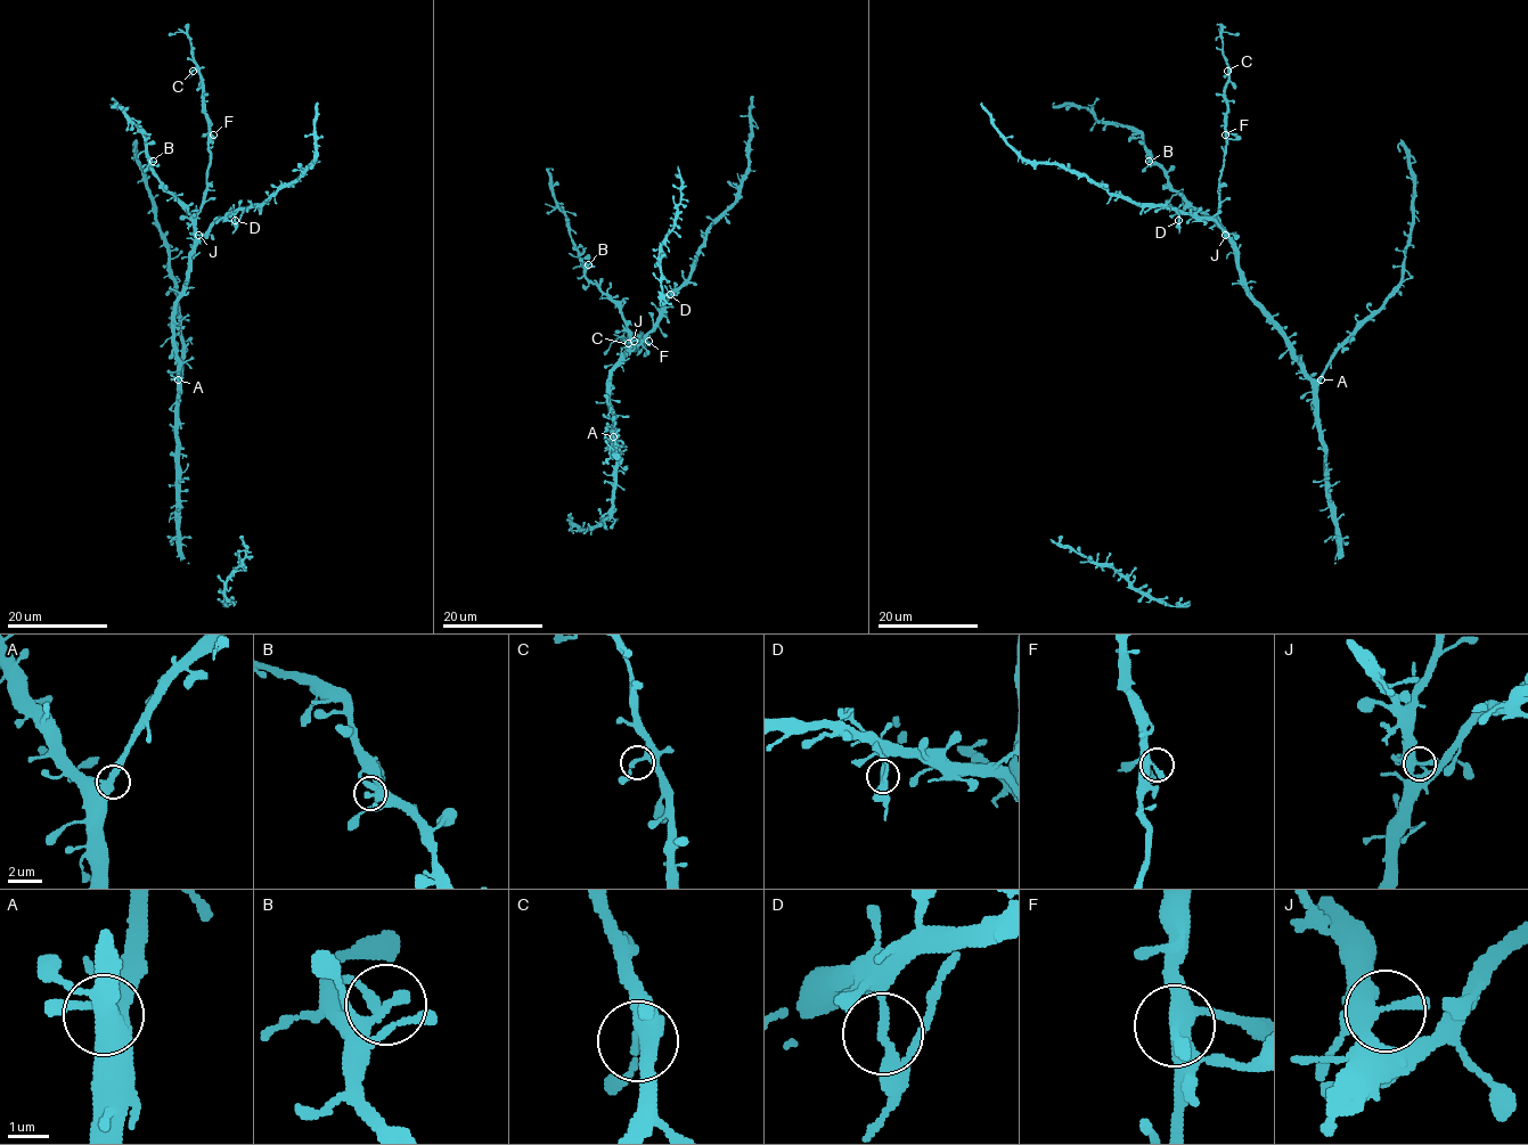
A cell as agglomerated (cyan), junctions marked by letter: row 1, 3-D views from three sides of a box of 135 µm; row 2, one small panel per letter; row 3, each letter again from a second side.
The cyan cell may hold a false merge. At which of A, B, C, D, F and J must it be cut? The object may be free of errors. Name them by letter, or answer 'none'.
D

